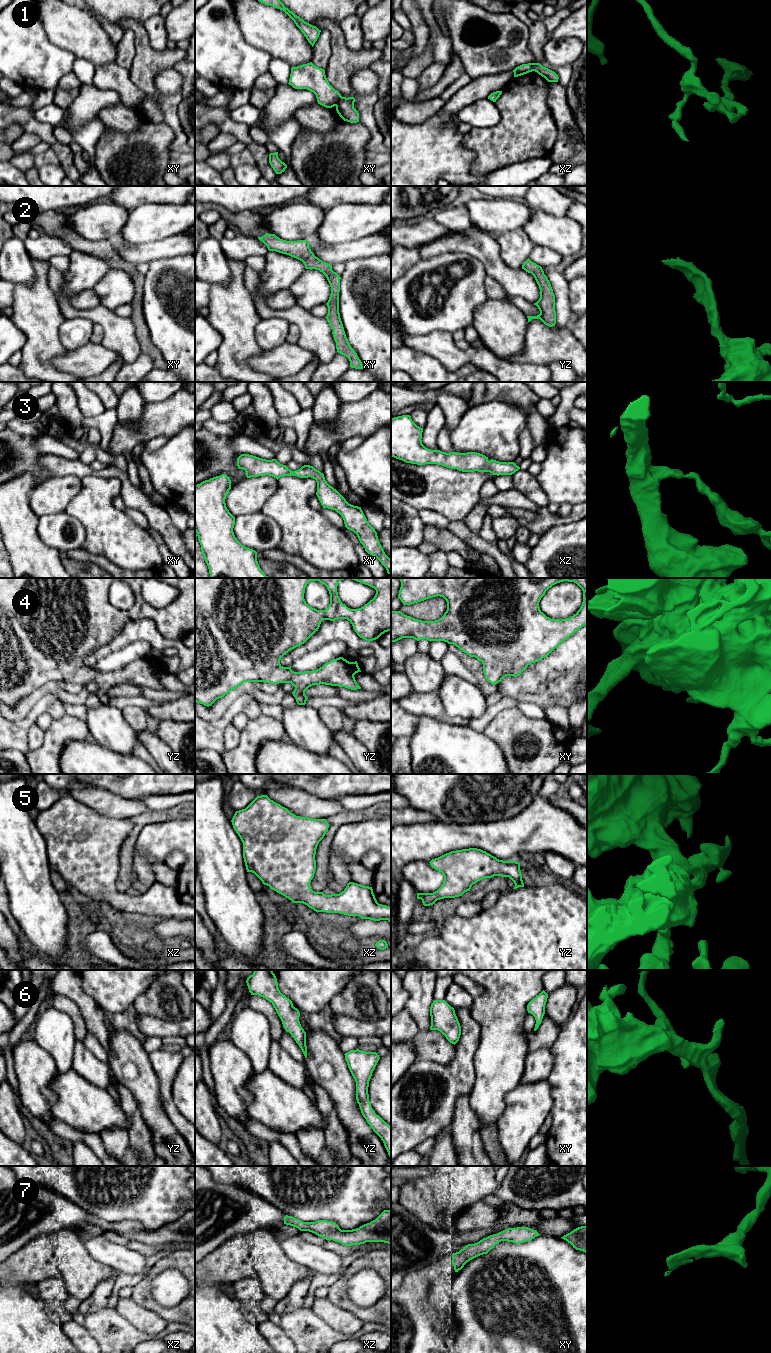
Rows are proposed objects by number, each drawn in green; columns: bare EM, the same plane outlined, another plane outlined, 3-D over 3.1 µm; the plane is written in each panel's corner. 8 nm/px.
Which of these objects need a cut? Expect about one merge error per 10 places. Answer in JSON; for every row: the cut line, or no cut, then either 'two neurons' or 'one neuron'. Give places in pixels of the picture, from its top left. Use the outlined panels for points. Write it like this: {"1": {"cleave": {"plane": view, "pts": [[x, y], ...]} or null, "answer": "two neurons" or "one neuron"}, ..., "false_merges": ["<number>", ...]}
{"1": {"cleave": {"plane": "xy", "pts": [[341, 96], [335, 105]]}, "answer": "two neurons"}, "2": {"cleave": null, "answer": "one neuron"}, "3": {"cleave": null, "answer": "one neuron"}, "4": {"cleave": null, "answer": "one neuron"}, "5": {"cleave": null, "answer": "one neuron"}, "6": {"cleave": null, "answer": "one neuron"}, "7": {"cleave": null, "answer": "one neuron"}, "false_merges": ["1"]}

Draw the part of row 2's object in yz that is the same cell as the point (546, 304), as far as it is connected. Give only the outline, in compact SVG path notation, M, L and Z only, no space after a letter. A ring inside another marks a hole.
M528 258L523 263L522 269L534 276L540 289L540 298L536 303L534 303L534 305L538 307L540 314L537 316L527 316L528 322L530 322L532 319L540 319L545 325L549 327L555 326L555 295L542 267L532 262Z

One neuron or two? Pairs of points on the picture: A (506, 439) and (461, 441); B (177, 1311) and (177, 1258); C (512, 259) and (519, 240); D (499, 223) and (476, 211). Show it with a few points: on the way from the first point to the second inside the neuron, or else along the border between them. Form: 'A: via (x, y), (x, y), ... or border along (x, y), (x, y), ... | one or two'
A: via (495, 439), (472, 439) | one
B: via (157, 1308), (146, 1297), (146, 1279), (157, 1268) | one
C: via (514, 254), (516, 245) | one
D: via (493, 217), (482, 212) | one

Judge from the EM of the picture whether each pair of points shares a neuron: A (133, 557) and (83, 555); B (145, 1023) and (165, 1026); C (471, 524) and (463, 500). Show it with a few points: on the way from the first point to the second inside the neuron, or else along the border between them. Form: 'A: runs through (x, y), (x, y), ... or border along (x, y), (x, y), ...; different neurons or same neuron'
A: border along (81, 547), (95, 554), (102, 555), (121, 567); different neurons
B: runs through (150, 1026), (160, 1026); same neuron
C: border along (477, 504), (463, 521); different neurons

